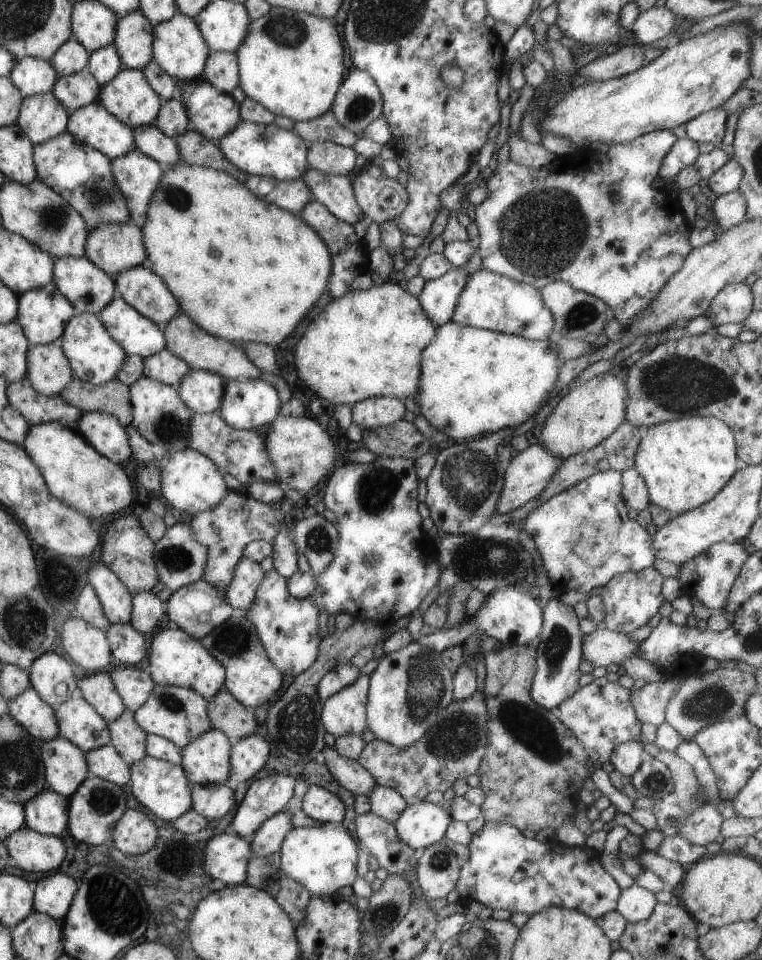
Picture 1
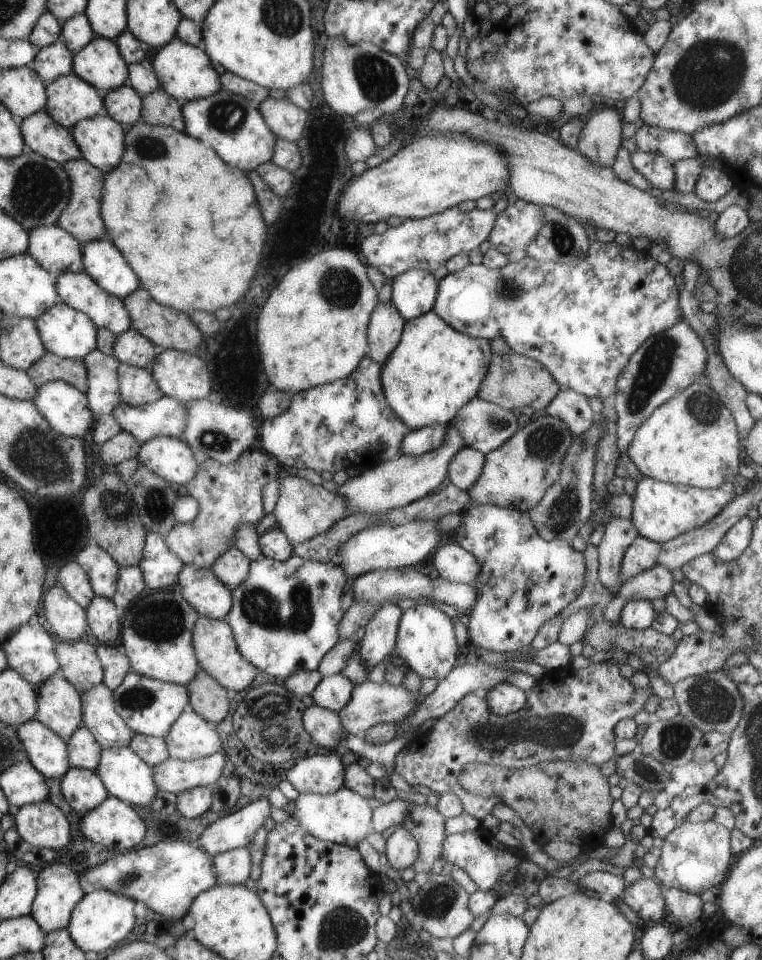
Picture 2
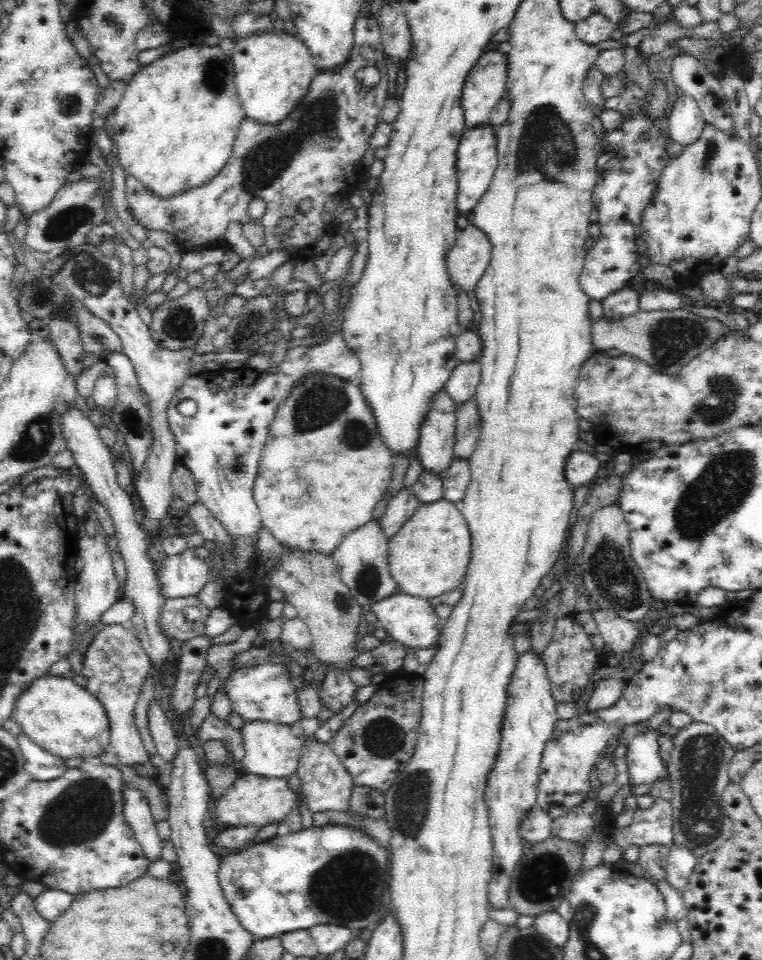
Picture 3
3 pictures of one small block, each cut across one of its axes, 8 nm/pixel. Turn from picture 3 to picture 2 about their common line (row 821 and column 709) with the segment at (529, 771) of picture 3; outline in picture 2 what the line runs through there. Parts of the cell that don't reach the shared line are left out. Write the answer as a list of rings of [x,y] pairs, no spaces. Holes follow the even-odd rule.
[[[641,476],[632,496],[631,522],[638,534],[647,540],[663,544],[684,532],[703,526],[731,502],[735,496],[733,485],[723,483],[714,489],[700,489],[666,483]]]

